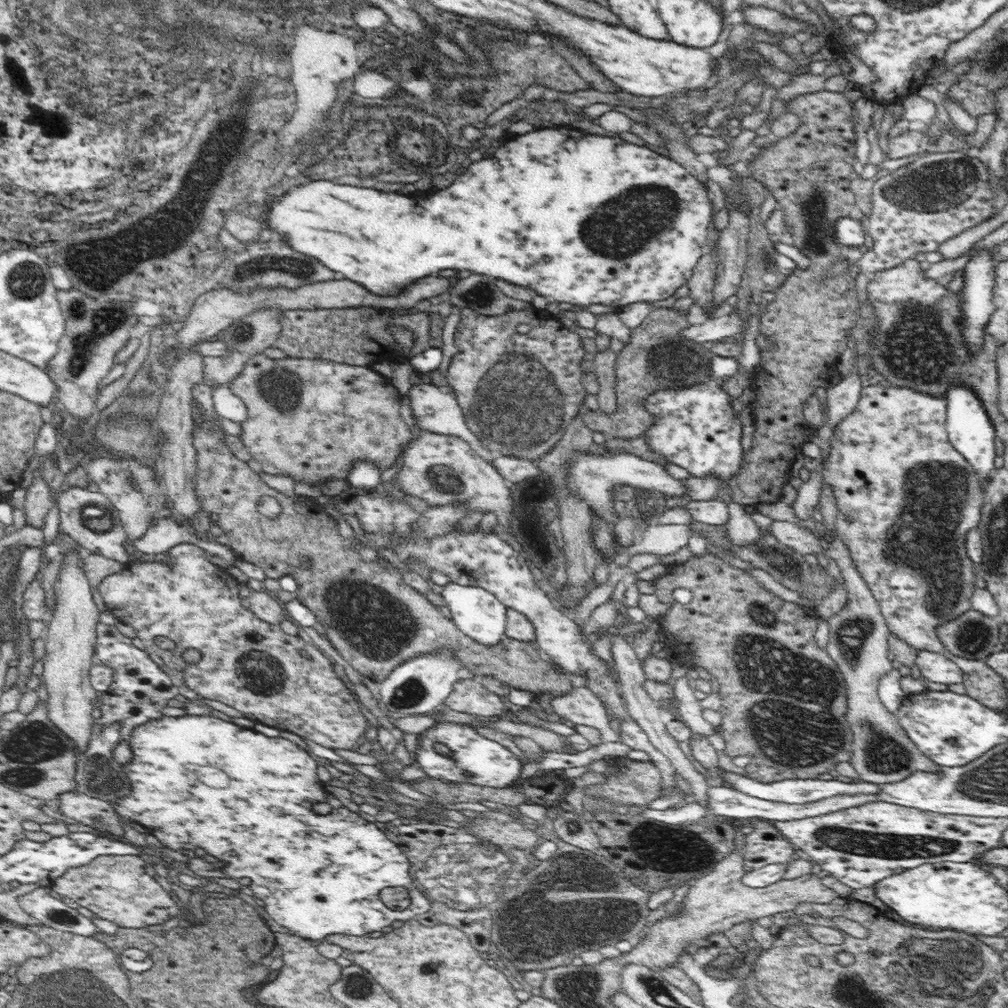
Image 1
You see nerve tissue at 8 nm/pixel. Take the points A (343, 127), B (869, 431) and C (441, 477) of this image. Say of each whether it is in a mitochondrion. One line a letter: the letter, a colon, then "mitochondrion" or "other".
A: other
B: other
C: mitochondrion

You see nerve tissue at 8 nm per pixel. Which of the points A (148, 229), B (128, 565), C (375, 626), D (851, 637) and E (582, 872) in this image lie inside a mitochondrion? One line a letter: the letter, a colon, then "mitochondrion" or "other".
A: mitochondrion
B: other
C: mitochondrion
D: mitochondrion
E: mitochondrion

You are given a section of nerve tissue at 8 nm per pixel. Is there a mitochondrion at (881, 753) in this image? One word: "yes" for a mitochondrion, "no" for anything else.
yes

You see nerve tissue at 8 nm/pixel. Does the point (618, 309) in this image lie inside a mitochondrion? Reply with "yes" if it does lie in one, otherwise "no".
no

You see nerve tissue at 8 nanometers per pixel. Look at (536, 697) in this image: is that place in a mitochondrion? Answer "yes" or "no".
no

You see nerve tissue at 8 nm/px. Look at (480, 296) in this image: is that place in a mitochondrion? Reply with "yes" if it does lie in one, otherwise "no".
yes

